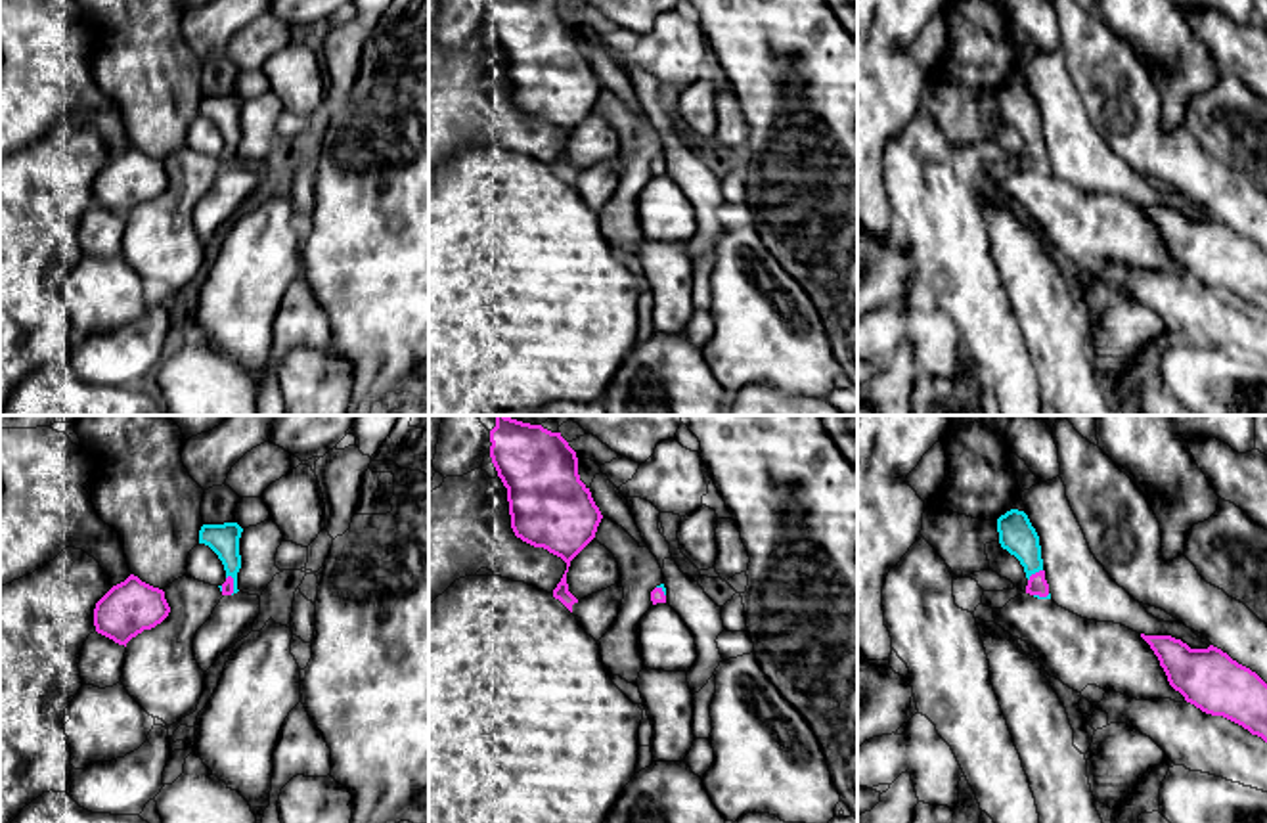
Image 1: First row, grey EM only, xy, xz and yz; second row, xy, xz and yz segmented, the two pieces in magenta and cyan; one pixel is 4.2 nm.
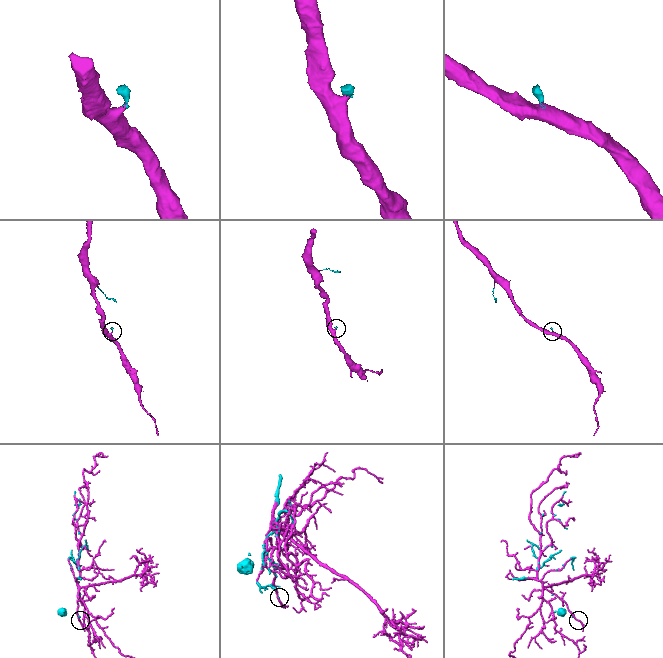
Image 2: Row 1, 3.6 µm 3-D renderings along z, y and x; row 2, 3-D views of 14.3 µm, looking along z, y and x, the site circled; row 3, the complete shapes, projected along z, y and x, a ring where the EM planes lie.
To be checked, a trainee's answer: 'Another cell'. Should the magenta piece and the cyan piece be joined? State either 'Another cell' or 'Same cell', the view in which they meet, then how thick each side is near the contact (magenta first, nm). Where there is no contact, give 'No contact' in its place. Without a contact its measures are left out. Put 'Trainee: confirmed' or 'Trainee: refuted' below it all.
Same cell. Touches magenta in yz. Thickness 80 nm (magenta) against 150 nm
Trainee: refuted

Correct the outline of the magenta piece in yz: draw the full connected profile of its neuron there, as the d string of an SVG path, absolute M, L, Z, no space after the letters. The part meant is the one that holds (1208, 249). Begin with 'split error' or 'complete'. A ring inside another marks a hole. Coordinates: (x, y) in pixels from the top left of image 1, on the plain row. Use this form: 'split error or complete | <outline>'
complete | M1145 207L1169 256L1206 285L1223 287L1267 314L1267 255L1221 220L1190 220L1171 207Z

